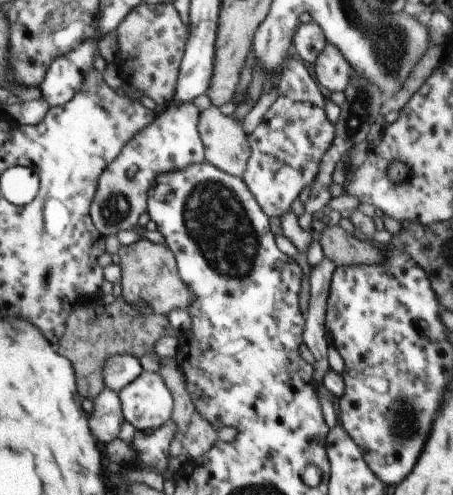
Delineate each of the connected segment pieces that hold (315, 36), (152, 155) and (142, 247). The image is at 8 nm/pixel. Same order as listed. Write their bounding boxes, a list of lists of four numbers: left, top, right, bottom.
[[292,19,327,67],[91,102,205,237],[119,239,194,315]]

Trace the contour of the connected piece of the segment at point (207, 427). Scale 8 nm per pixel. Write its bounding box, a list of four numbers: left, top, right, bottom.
[180,411,218,459]

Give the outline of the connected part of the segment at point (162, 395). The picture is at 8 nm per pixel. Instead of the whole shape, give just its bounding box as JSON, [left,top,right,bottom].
[117,370,173,431]

